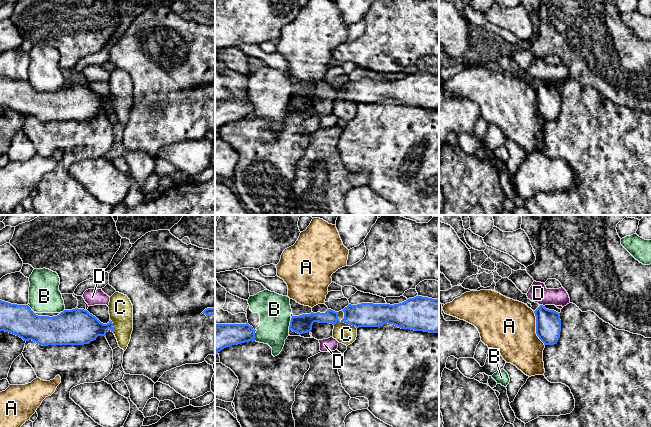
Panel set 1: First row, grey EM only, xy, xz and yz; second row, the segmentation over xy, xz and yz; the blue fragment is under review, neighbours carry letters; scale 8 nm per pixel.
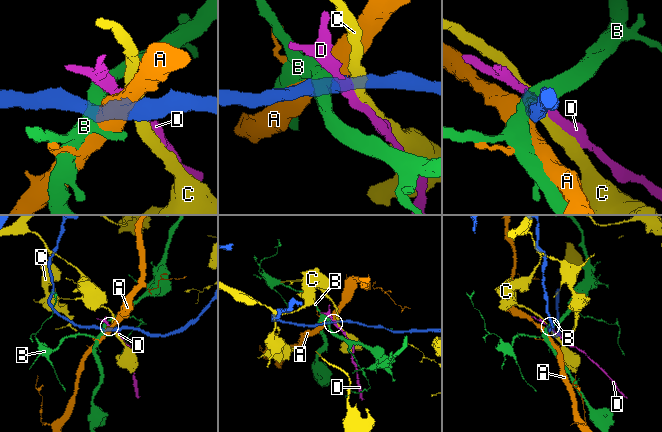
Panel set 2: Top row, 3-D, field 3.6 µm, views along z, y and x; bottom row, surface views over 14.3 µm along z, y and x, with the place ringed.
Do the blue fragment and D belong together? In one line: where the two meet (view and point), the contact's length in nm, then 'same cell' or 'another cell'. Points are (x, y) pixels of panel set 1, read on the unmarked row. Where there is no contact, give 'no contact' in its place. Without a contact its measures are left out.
contact yz (542, 81); length 40 nm; another cell

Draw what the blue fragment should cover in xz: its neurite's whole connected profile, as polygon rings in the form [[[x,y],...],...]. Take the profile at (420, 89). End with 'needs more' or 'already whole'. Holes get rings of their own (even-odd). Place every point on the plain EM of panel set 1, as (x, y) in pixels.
[[[416,72],[399,80],[349,80],[341,98],[359,103],[393,100],[401,105],[439,109],[439,75]]]; already whole

